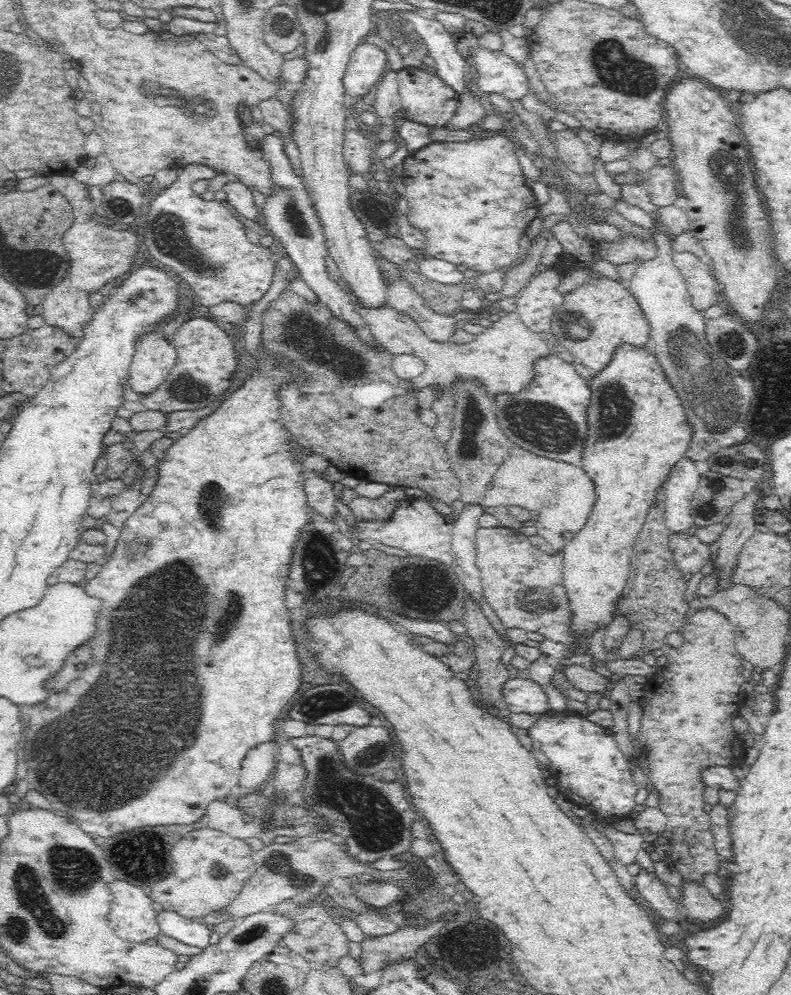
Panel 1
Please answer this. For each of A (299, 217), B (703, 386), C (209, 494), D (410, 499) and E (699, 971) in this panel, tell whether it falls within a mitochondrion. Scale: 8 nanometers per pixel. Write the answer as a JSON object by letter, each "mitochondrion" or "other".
{"A":"mitochondrion","B":"mitochondrion","C":"mitochondrion","D":"other","E":"other"}

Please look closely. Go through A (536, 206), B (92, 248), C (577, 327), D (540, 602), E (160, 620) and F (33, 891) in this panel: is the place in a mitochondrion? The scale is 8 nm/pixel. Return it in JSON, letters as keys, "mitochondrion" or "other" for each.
{"A":"other","B":"other","C":"mitochondrion","D":"mitochondrion","E":"mitochondrion","F":"mitochondrion"}

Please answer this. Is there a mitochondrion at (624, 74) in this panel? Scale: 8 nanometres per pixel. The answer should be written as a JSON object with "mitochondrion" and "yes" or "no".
{"mitochondrion":"yes"}

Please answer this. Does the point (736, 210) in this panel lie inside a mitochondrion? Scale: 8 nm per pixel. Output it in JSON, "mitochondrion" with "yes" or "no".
{"mitochondrion":"no"}

